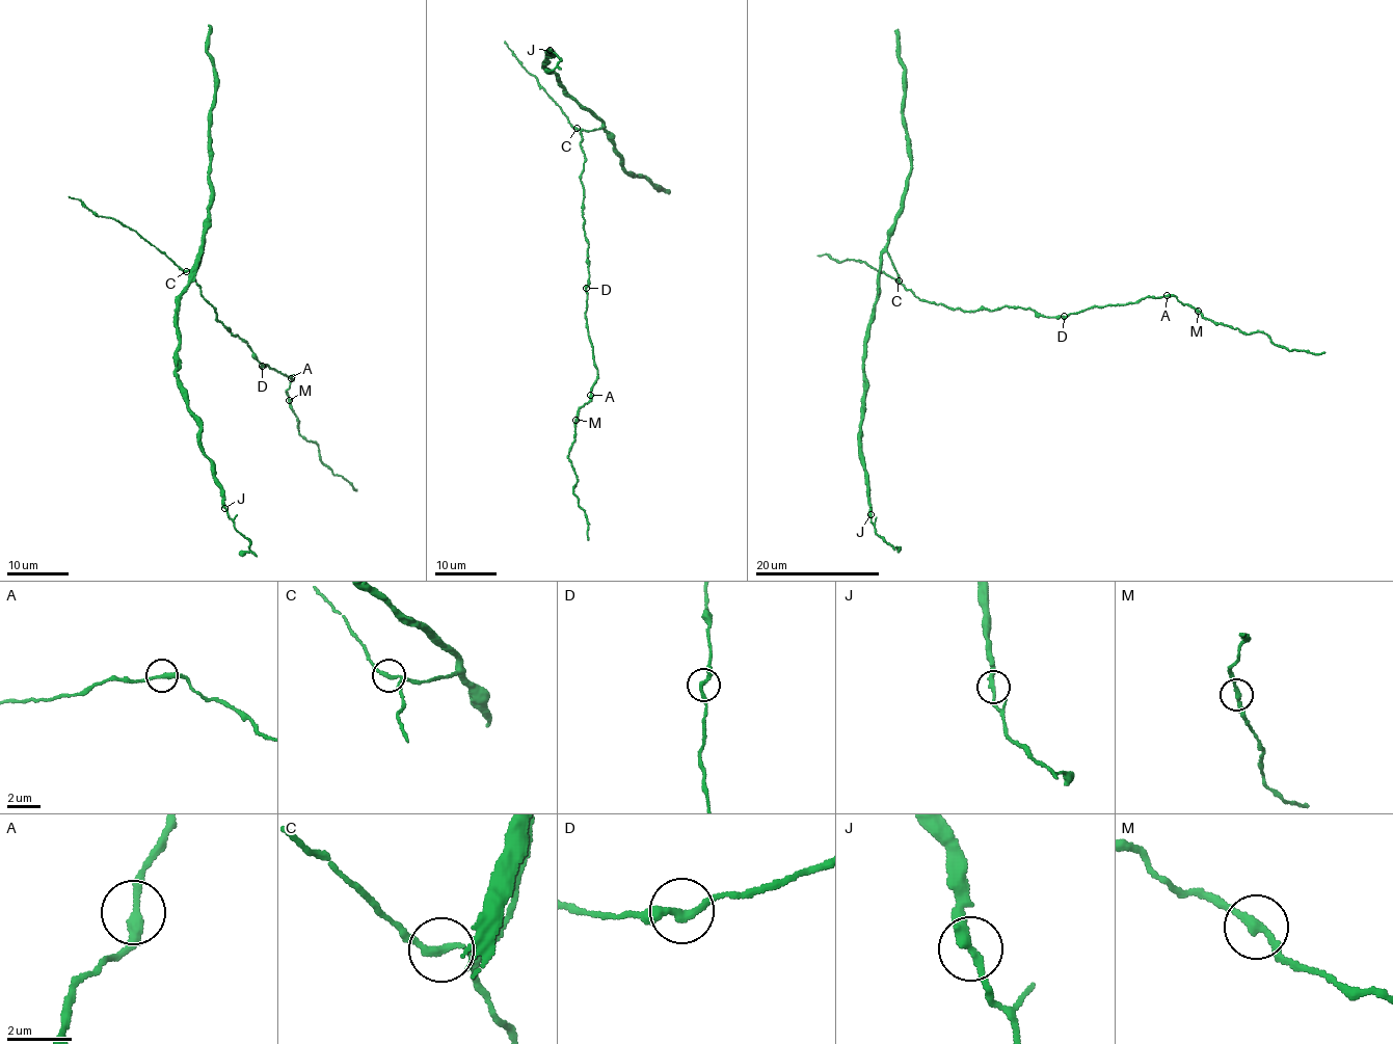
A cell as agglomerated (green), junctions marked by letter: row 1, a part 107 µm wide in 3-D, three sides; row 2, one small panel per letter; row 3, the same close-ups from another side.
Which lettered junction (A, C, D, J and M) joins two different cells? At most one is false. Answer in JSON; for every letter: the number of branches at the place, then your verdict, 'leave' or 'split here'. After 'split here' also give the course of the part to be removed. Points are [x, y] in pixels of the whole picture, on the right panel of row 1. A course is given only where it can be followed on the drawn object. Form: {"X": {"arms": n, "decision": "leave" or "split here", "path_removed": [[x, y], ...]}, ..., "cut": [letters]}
{"A": {"arms": 2, "decision": "leave"}, "C": {"arms": 2, "decision": "leave"}, "D": {"arms": 2, "decision": "leave"}, "J": {"arms": 2, "decision": "split here", "path_removed": [[871, 514], [875, 532], [900, 550]]}, "M": {"arms": 2, "decision": "leave"}, "cut": ["J"]}

